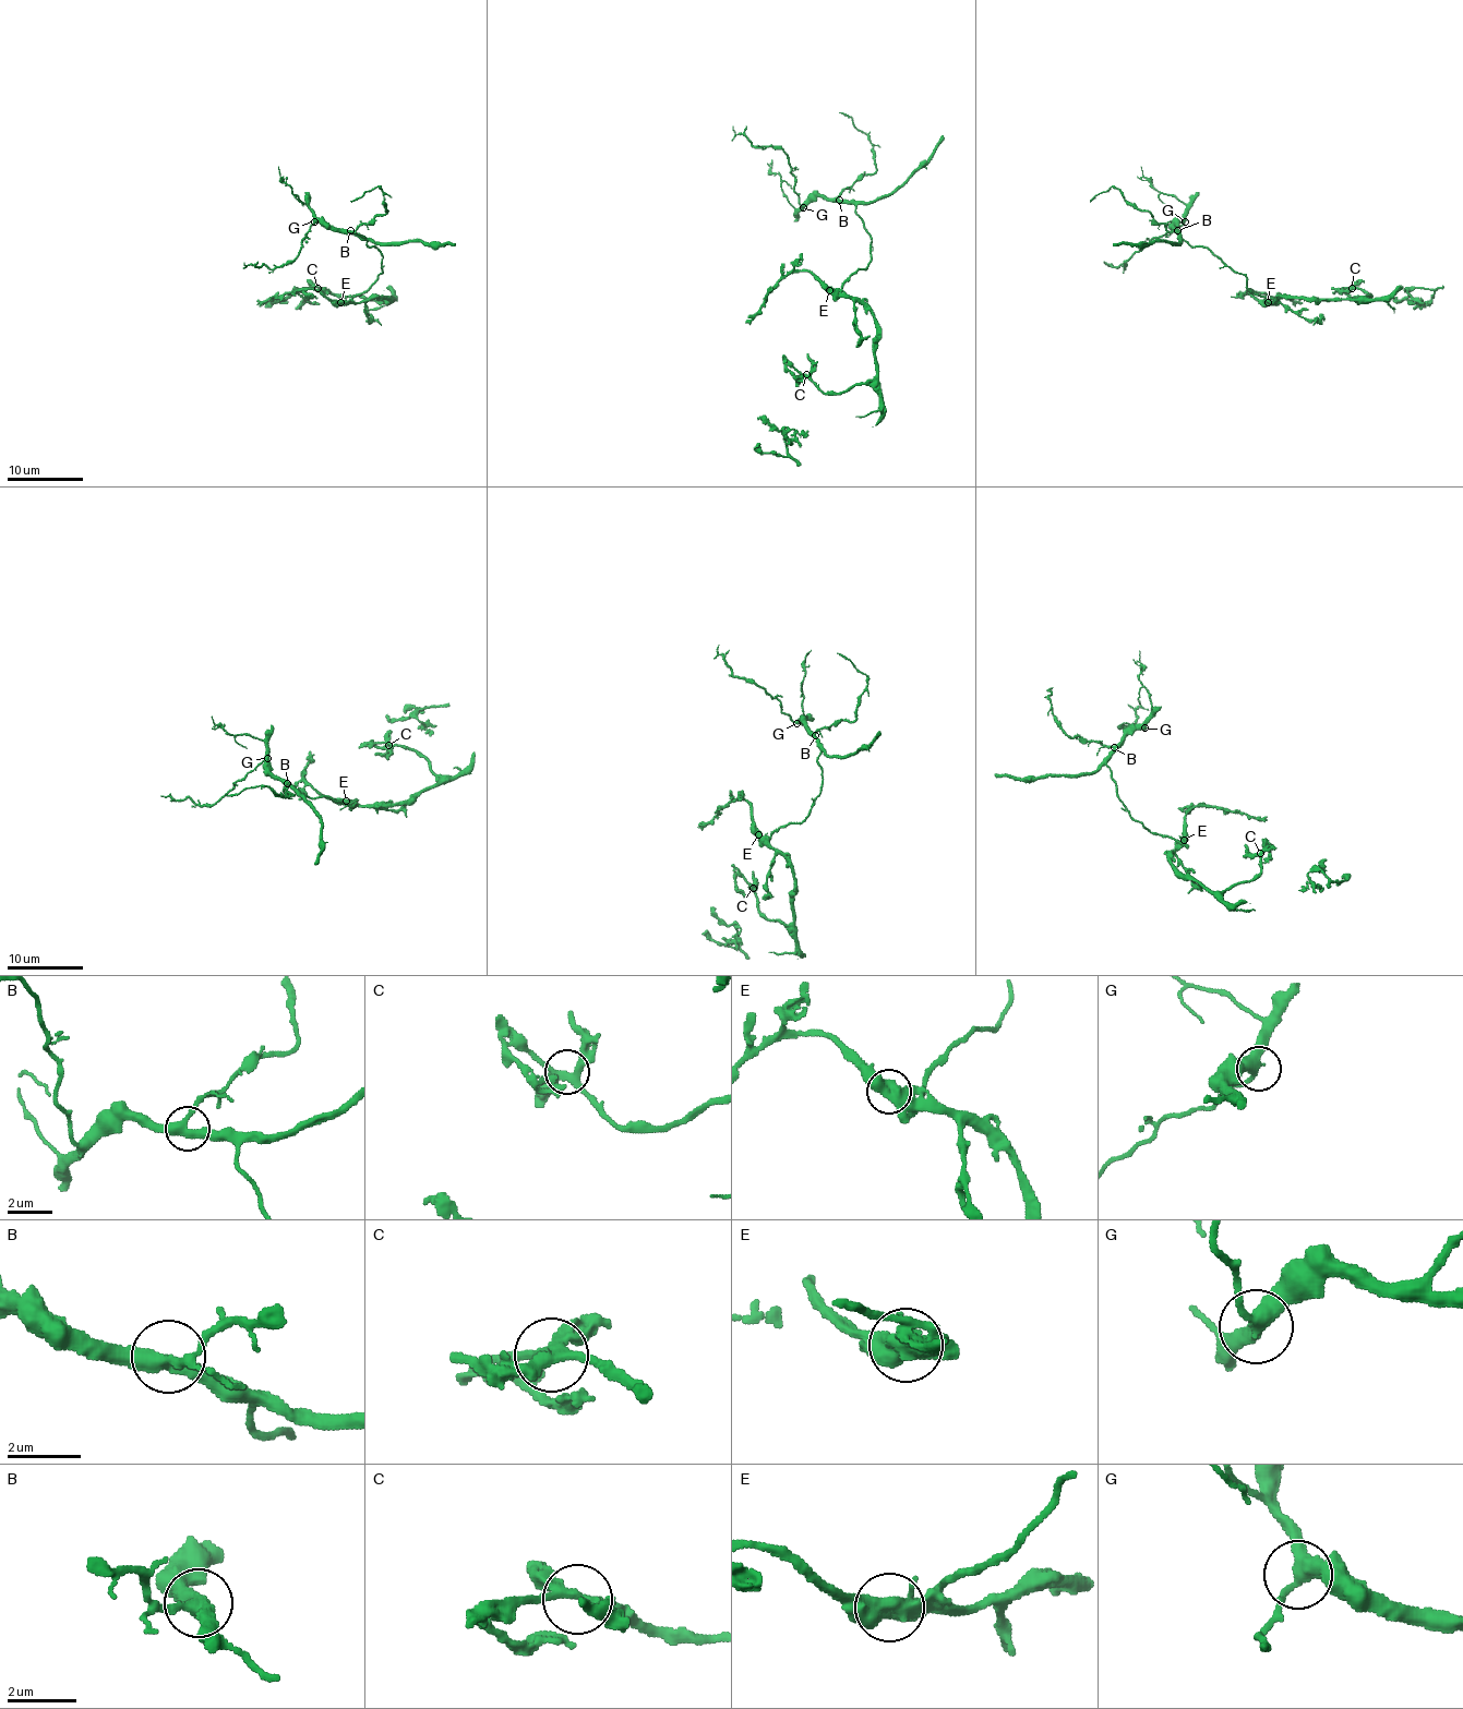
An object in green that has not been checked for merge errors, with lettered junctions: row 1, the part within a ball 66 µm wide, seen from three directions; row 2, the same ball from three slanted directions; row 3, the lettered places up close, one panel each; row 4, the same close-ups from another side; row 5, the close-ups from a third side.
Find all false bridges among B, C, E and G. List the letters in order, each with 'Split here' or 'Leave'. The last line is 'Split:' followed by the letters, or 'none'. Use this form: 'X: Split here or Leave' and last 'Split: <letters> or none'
B: Leave
C: Leave
E: Split here
G: Leave
Split: E

